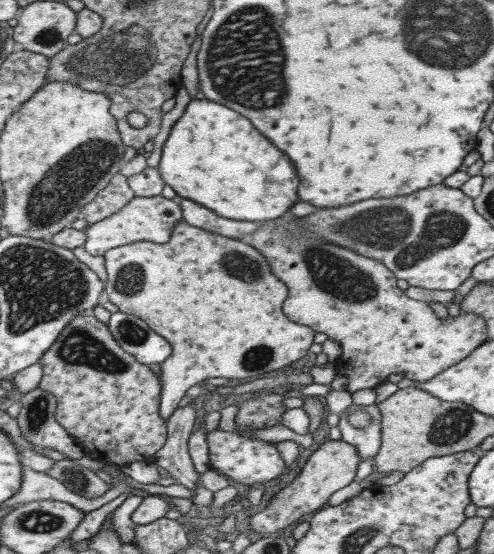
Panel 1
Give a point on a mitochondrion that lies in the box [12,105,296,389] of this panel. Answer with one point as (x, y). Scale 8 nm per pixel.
(60, 190)

